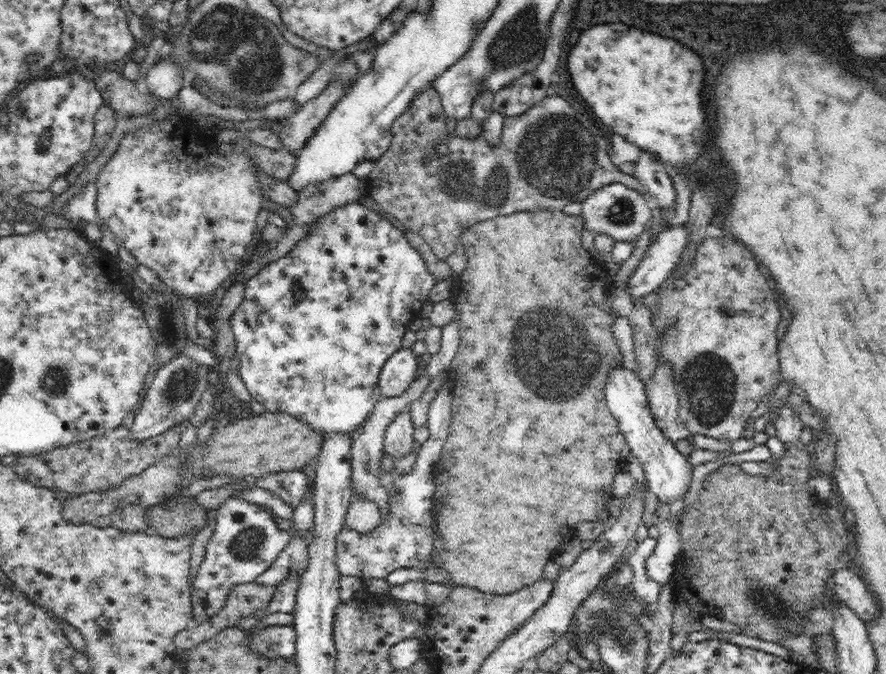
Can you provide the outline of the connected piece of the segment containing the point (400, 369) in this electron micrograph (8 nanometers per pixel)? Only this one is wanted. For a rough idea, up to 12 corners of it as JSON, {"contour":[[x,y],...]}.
{"contour":[[400,350],[380,374],[382,398],[402,396],[416,380],[418,358]]}

